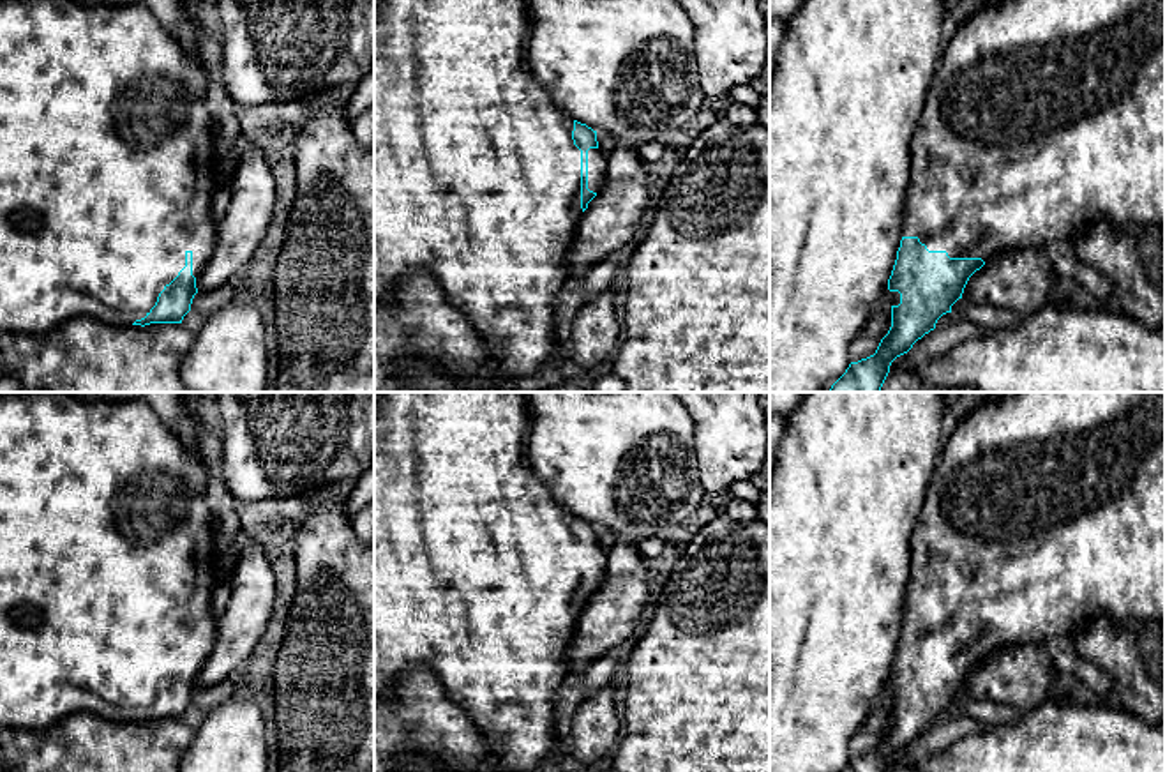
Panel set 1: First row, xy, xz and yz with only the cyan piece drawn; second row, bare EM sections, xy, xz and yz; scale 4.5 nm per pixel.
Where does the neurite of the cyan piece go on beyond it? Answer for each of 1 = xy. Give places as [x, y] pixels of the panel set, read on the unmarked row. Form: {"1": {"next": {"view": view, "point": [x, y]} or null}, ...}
{"1": {"next": {"view": "xy", "point": [106, 543]}}}

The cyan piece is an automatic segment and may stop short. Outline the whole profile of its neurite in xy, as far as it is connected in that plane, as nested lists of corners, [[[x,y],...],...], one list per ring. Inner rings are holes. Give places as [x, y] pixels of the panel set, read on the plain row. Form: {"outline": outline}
{"outline": [[[0,392],[0,733],[12,730],[44,730],[72,712],[94,712],[109,721],[132,719],[145,723],[150,719],[182,719],[198,689],[196,675],[208,661],[215,643],[217,618],[212,613],[212,588],[219,565],[214,546],[214,519],[205,498],[207,481],[207,468],[194,456],[192,447],[180,435],[168,429],[147,403],[81,401],[71,392]]]}

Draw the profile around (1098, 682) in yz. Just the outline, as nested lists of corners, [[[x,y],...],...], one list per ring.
[[[1052,647],[1052,668],[1082,680],[1096,703],[1112,701],[1112,678],[1098,664],[1068,655]]]

